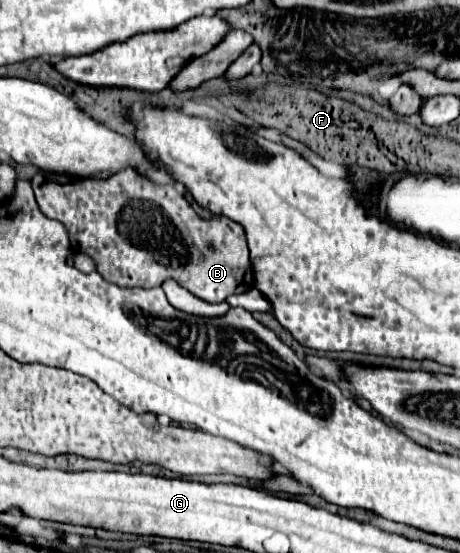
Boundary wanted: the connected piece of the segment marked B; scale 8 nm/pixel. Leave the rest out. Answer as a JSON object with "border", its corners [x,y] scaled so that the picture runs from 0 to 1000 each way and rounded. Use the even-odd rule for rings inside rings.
{"border":[[[274,306],[226,331],[209,331],[83,309],[70,320],[70,342],[96,389],[143,410],[165,454],[196,461],[191,468],[161,458],[161,483],[178,494],[204,494],[213,476],[213,494],[230,508],[270,519],[348,519],[361,505],[378,505],[374,519],[361,519],[374,555],[435,573],[487,570],[500,559],[496,548],[483,548],[496,533],[552,519],[530,414],[487,392],[435,396],[404,363],[400,342],[361,313],[357,327],[343,327]],[[535,494],[539,508],[530,508]]]}

